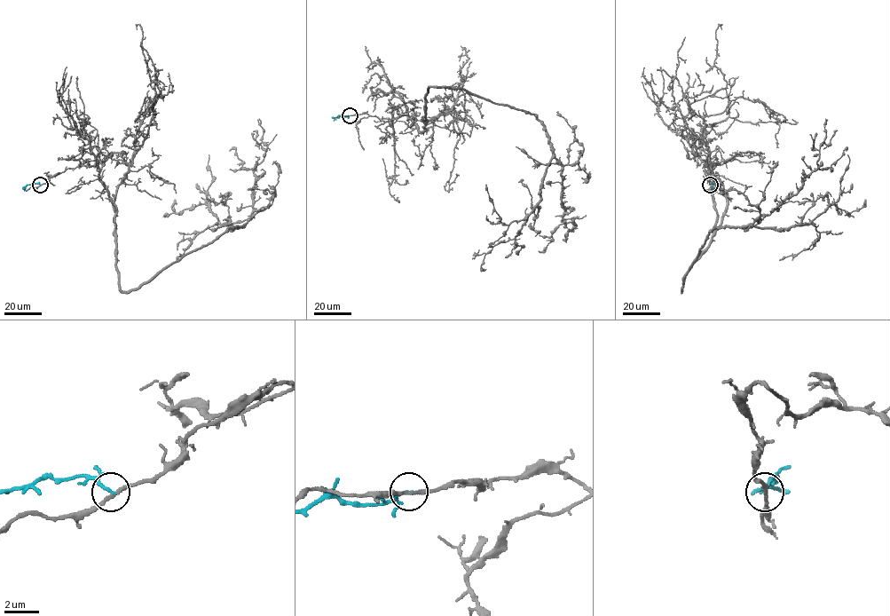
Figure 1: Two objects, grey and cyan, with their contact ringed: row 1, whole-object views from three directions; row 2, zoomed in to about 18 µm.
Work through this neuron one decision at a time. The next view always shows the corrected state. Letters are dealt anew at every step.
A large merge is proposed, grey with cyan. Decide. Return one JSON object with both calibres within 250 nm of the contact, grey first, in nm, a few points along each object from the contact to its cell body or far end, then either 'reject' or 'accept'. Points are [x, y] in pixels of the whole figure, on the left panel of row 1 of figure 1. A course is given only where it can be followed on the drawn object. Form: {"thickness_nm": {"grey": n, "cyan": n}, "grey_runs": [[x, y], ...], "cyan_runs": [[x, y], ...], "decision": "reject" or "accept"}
{"thickness_nm": {"grey": 170, "cyan": 180}, "grey_runs": [[41, 185], [98, 167], [116, 214], [122, 291], [242, 225], [221, 225], [205, 204], [176, 213], [175, 199]], "cyan_runs": [[40, 185], [27, 185], [27, 190]], "decision": "reject"}

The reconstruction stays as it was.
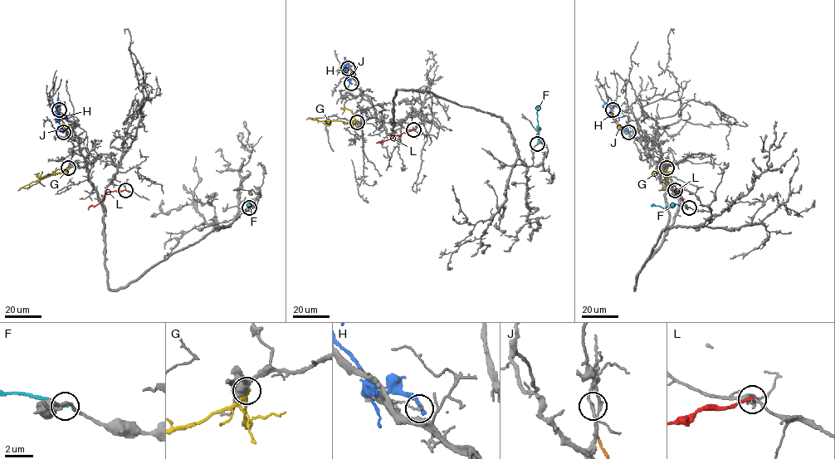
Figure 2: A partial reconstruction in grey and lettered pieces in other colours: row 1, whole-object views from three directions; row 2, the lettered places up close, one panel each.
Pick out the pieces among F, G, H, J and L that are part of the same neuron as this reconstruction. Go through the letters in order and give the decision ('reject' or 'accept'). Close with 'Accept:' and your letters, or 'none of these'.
F: reject
G: reject
H: reject
J: reject
L: reject
Accept: none of these

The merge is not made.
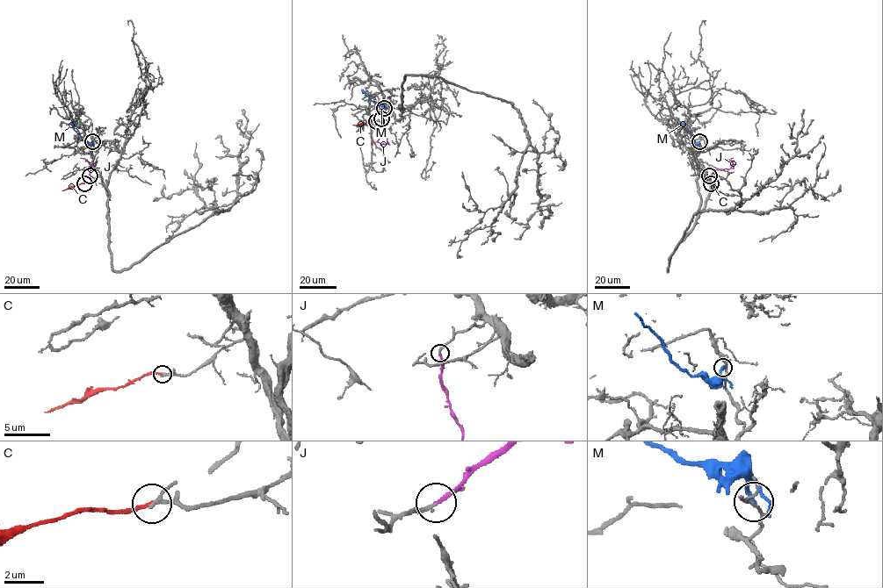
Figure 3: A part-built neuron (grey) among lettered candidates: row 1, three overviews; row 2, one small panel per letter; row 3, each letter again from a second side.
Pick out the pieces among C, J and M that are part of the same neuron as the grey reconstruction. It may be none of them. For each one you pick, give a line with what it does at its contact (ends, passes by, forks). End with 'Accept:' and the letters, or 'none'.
C: it ends
J: it ends
Accept: C, J

